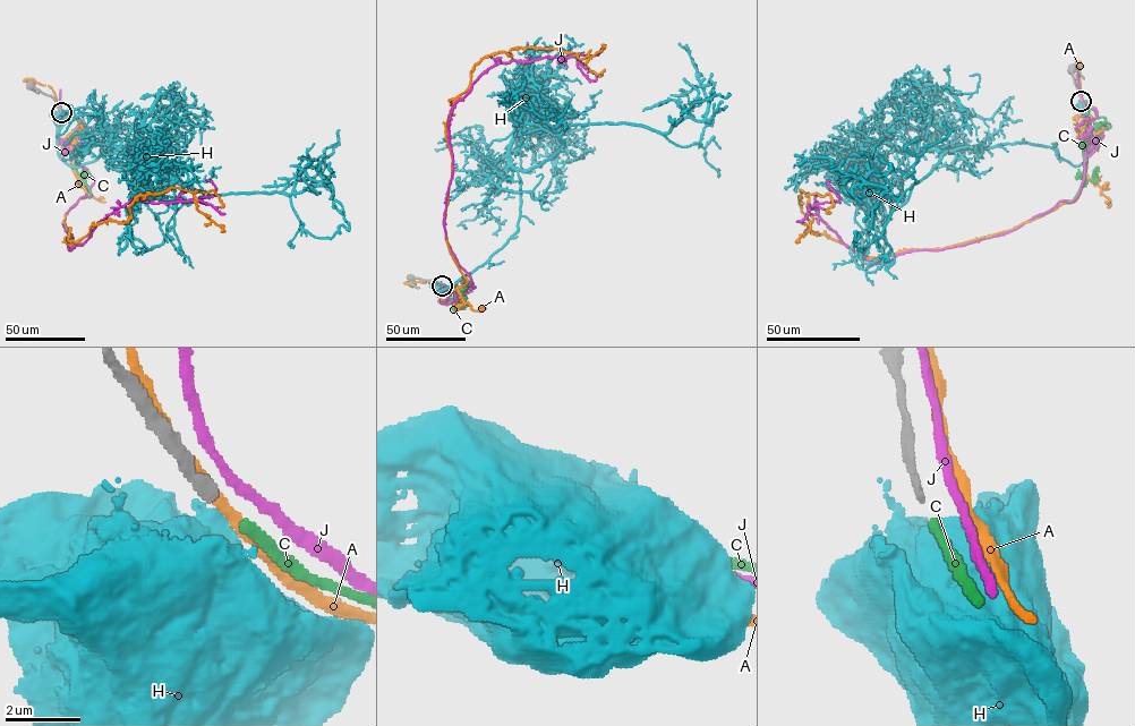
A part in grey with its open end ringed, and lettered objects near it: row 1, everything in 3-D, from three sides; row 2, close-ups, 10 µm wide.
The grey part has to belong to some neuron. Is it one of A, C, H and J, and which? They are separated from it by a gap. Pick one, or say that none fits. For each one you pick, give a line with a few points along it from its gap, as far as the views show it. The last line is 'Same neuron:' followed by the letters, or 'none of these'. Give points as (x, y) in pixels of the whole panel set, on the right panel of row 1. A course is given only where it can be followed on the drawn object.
C: Its course: (1082, 102), (1094, 111), (1095, 117), (1085, 128), (1083, 185), (1072, 201), (1067, 199)
Same neuron: C

